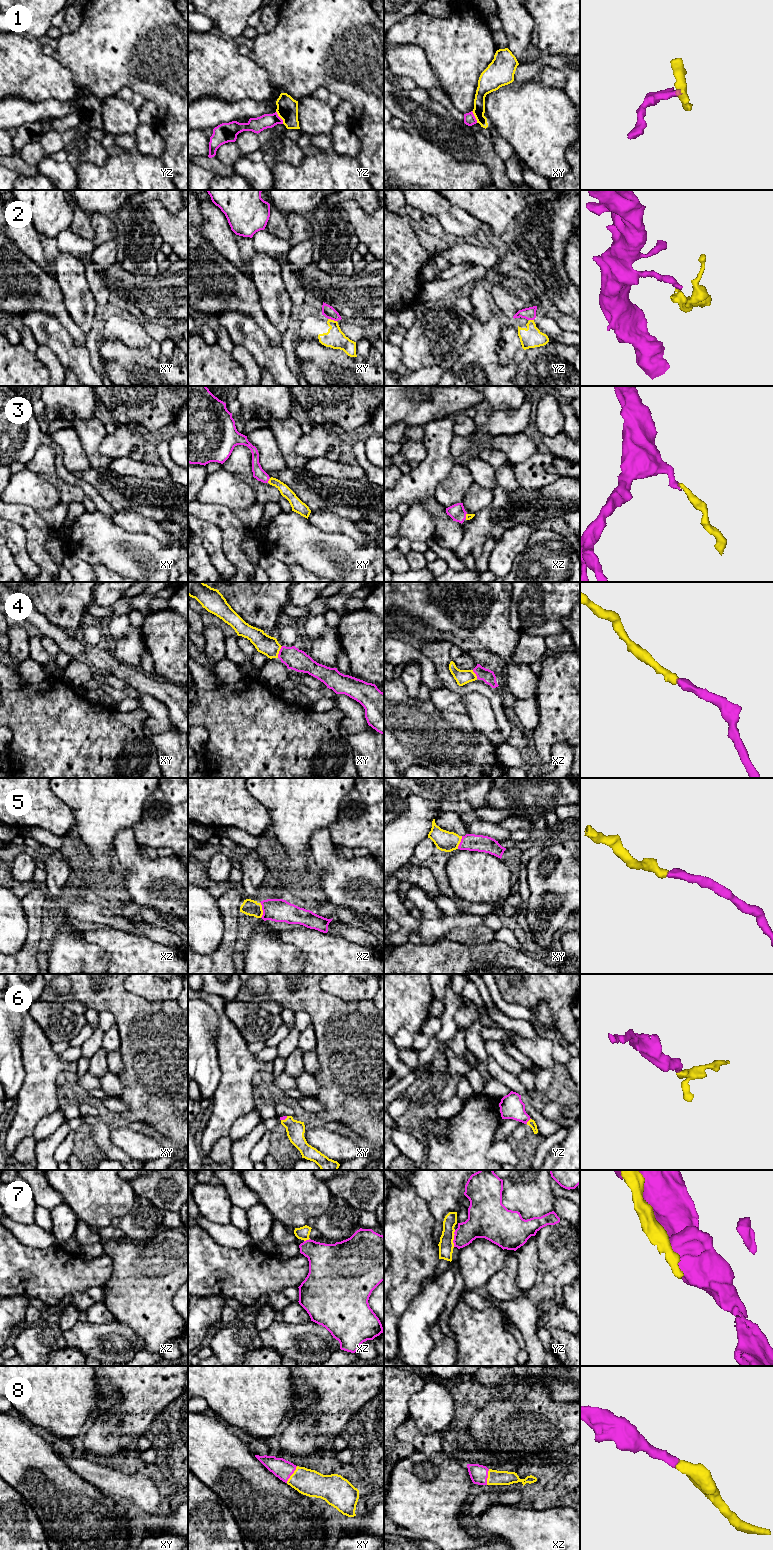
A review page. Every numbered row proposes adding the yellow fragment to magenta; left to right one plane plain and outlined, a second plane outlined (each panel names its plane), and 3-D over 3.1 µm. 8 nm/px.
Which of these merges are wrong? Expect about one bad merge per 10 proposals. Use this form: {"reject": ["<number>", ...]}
{"reject": ["2", "7"]}

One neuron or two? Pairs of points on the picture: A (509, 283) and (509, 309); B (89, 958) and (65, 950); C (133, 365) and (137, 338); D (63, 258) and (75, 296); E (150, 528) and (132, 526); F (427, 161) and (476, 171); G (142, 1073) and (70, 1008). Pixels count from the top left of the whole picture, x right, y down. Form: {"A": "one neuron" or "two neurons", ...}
{"A": "one neuron", "B": "one neuron", "C": "two neurons", "D": "one neuron", "E": "one neuron", "F": "one neuron", "G": "two neurons"}

